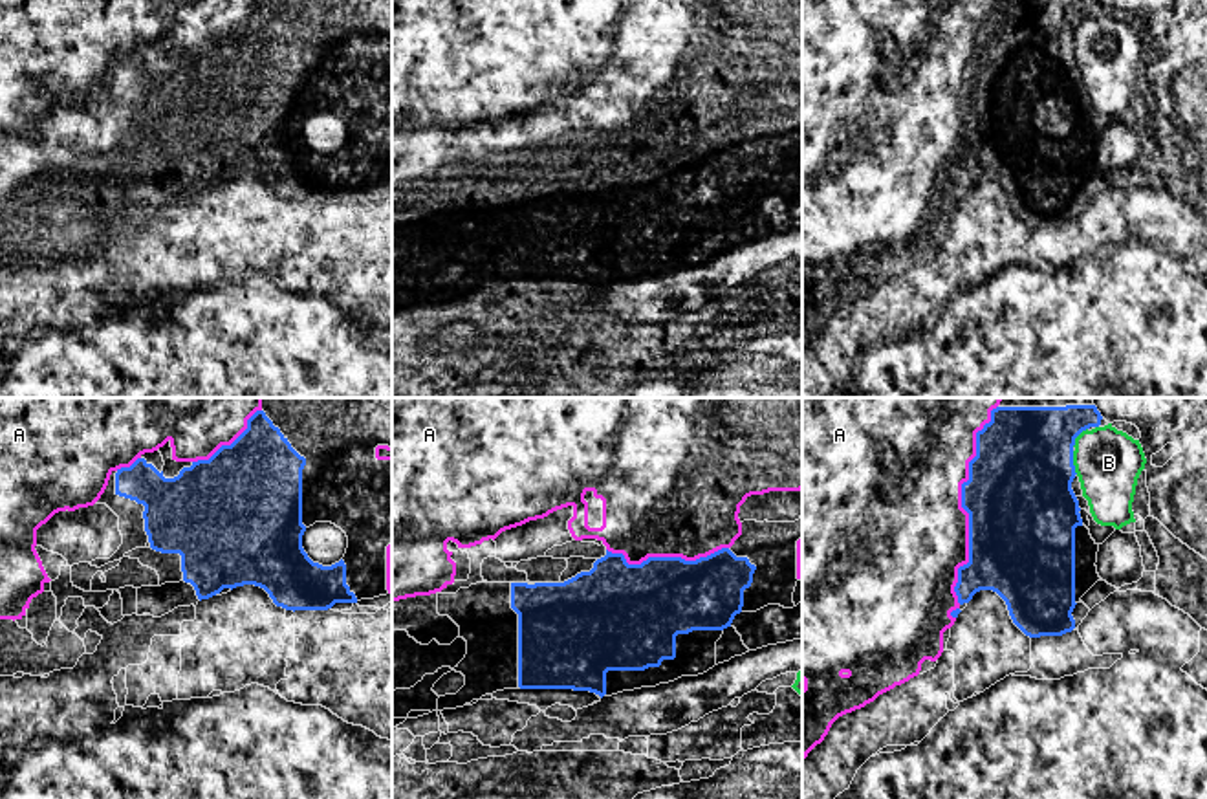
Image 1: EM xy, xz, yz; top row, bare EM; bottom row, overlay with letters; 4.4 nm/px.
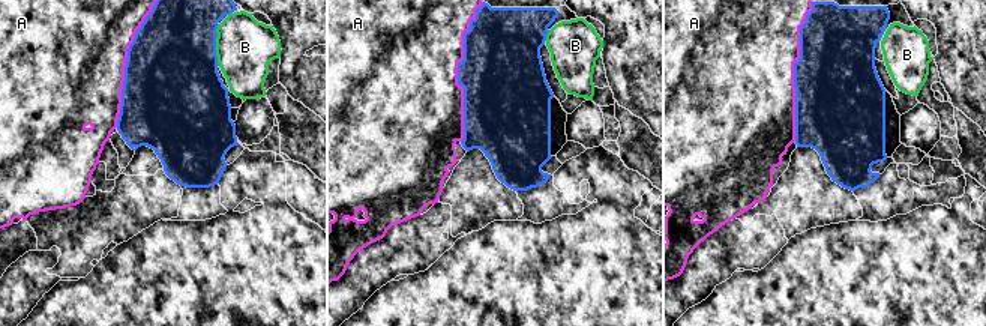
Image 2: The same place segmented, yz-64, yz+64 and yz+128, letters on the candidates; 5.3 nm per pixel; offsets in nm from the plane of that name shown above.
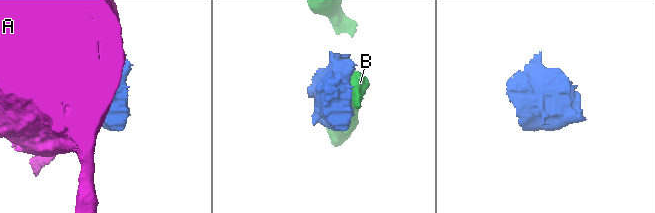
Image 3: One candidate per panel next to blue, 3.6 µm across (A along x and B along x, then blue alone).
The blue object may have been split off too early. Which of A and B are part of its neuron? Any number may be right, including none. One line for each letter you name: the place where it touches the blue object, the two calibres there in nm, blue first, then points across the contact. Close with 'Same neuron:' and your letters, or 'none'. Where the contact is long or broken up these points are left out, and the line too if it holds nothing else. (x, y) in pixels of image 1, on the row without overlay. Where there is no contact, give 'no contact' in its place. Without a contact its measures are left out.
Same neuron: none

